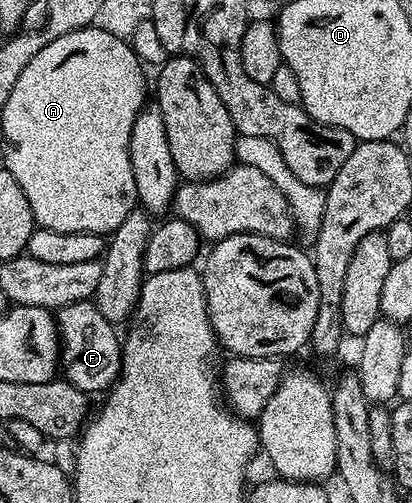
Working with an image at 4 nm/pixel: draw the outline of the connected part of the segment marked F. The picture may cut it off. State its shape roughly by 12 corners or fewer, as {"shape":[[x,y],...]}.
{"shape":[[94,302],[58,308],[61,375],[106,392],[121,335]]}

